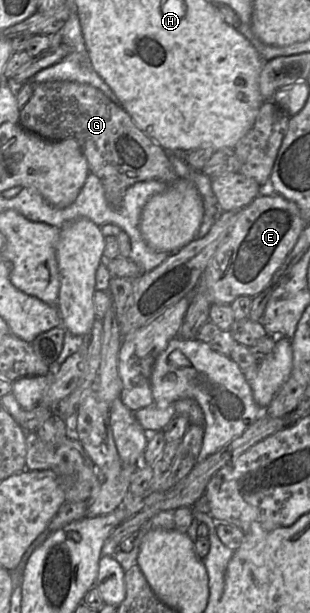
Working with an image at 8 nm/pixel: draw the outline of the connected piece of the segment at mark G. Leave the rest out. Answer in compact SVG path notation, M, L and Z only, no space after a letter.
M73 81L33 82L33 94L20 111L20 125L48 140L74 138L95 174L112 208L122 205L126 190L137 182L174 183L179 177L168 159L168 153L148 137L120 106L100 90Z

